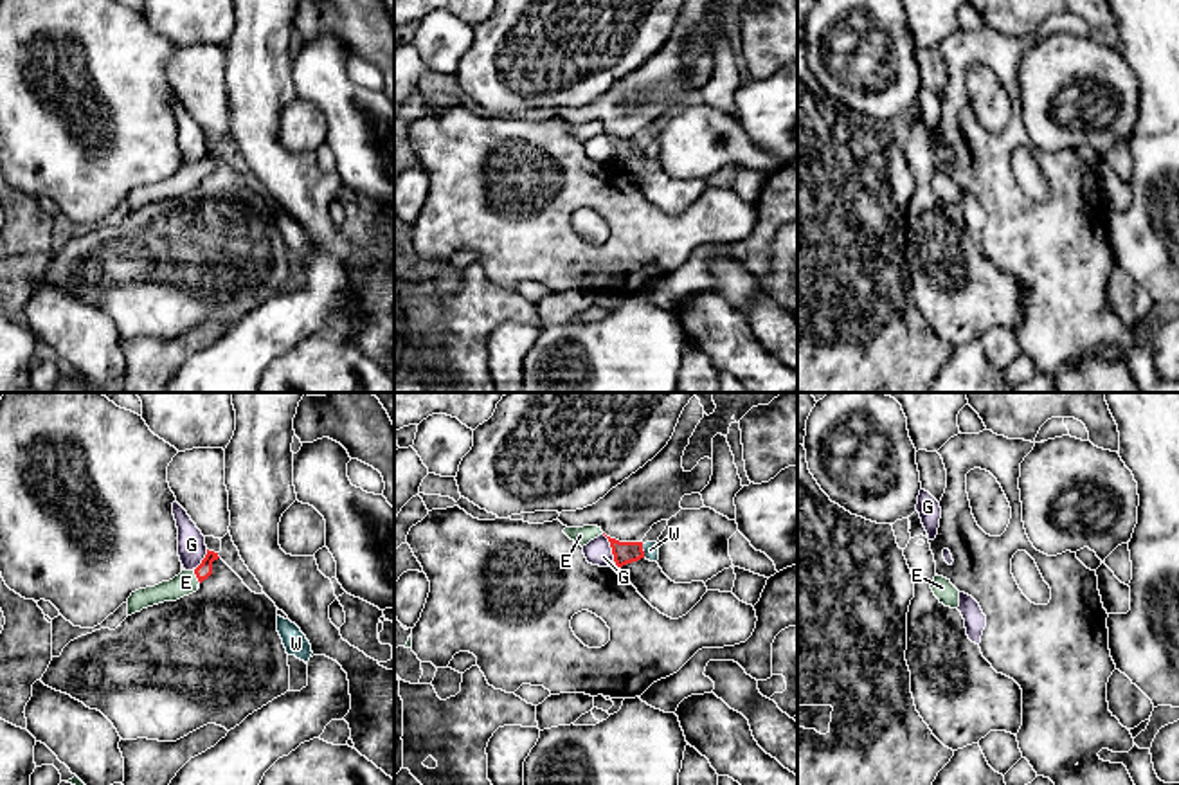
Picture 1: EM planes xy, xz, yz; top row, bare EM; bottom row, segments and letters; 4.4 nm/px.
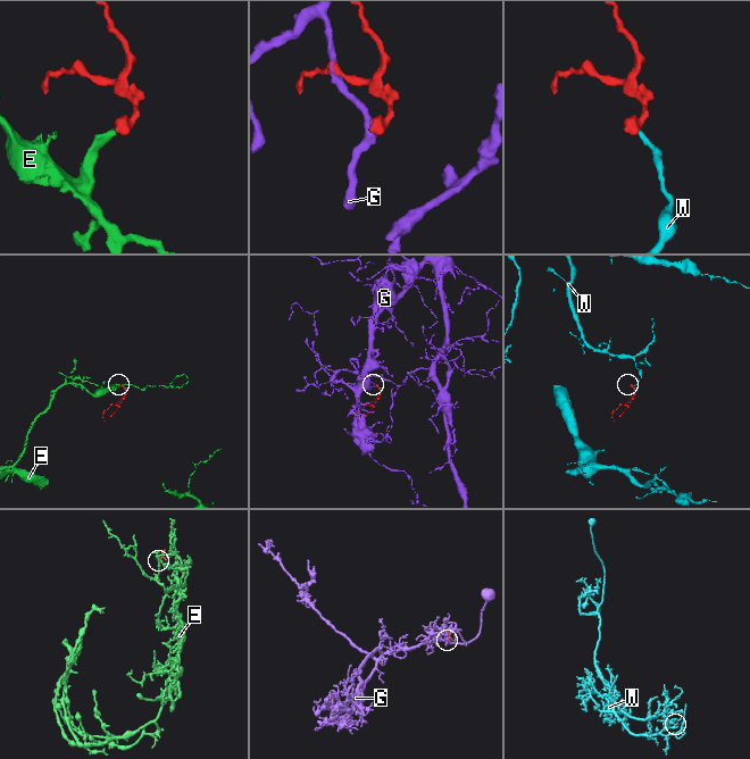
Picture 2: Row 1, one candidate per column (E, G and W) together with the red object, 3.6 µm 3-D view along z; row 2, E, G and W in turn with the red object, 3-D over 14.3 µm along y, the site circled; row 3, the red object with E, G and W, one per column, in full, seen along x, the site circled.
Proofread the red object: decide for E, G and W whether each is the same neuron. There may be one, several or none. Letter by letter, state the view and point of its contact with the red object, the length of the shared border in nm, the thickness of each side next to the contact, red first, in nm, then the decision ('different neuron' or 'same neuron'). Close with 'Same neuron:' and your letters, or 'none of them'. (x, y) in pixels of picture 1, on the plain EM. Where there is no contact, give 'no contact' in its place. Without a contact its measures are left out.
E: meets red in xy at (197, 173); contact 70 nm long; 70 nm thick on the red side, 100 nm on the other; same neuron
G: meets red in xz at (612, 146); contact 160 nm long; 100 nm thick on the red side, 120 nm on the other; different neuron
W: meets red in xz at (643, 148); contact 70 nm long; 100 nm thick on the red side, 70 nm on the other; different neuron
Same neuron: E

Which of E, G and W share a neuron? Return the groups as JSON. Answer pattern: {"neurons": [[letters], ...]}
{"neurons": [["E"], ["G"], ["W"]]}

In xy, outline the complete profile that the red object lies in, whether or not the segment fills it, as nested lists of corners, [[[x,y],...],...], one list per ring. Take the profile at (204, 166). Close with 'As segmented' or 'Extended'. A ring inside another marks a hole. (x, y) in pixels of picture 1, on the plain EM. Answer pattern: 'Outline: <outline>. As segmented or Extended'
Outline: [[[207,146],[205,155],[194,167],[182,167],[169,178],[131,189],[131,193],[128,194],[128,212],[140,209],[142,205],[164,198],[176,198],[196,189],[198,182],[212,171],[212,158],[218,155],[218,149]]]. Extended

